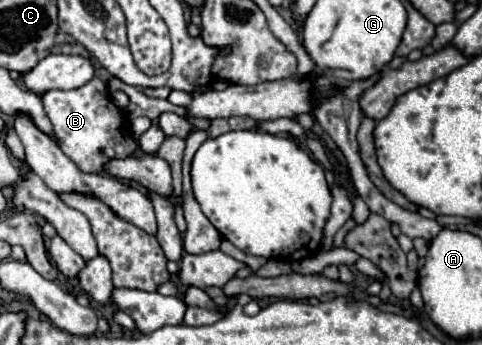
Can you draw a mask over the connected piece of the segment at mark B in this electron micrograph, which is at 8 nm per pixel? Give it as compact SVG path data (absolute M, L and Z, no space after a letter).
M93 77L87 85L71 91L47 91L41 95L43 109L53 125L53 137L59 149L83 171L83 173L105 173L105 165L113 159L131 157L137 149L137 141L129 133L125 113L111 101L107 83Z

